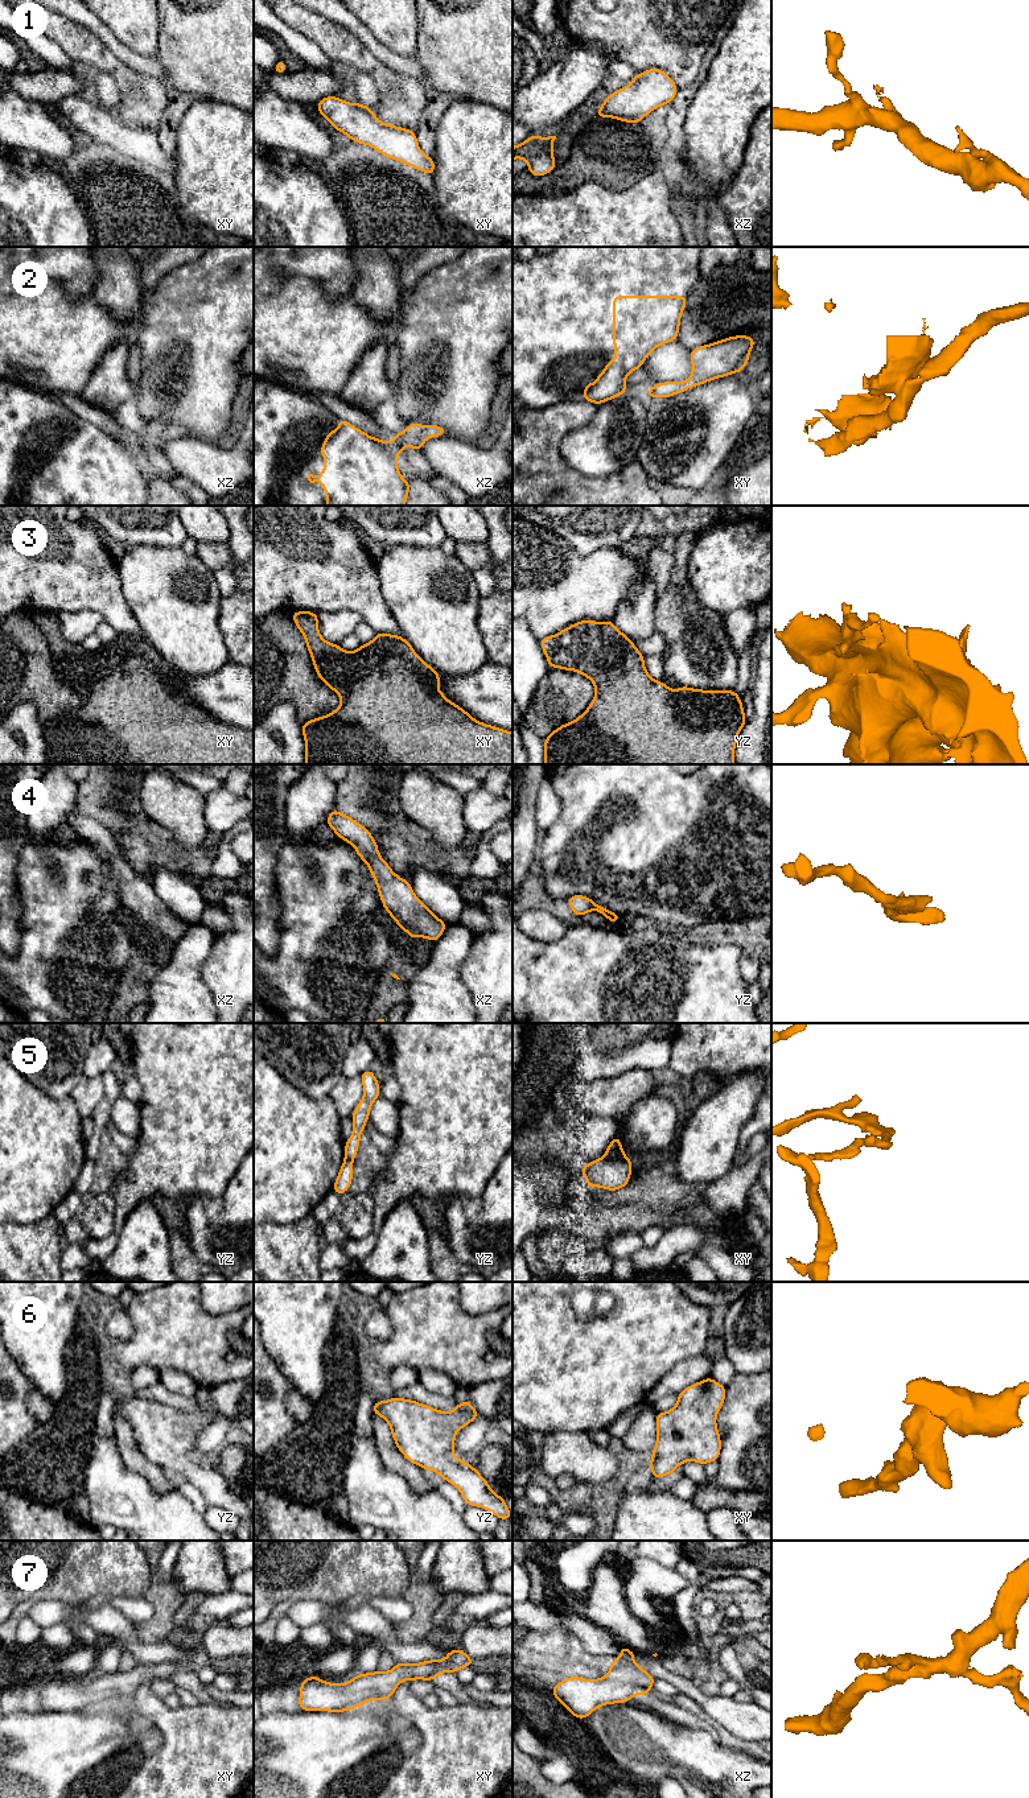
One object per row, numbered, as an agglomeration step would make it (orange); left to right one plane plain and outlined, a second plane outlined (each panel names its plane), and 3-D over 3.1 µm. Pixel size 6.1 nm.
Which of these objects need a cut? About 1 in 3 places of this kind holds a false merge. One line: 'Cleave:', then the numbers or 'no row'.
Cleave: 5

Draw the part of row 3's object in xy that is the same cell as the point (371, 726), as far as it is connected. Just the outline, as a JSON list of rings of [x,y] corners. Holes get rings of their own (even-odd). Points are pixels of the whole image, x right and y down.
[[[293,611],[292,620],[305,639],[317,676],[341,697],[336,710],[302,723],[304,764],[513,764],[513,731],[479,722],[448,700],[437,688],[439,672],[403,636],[376,632],[371,642],[347,652],[321,636],[316,613]]]

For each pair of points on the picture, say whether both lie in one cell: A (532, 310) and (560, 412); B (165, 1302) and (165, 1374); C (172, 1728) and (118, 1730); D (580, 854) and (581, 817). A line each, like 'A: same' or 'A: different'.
A: different
B: different
C: different
D: same

